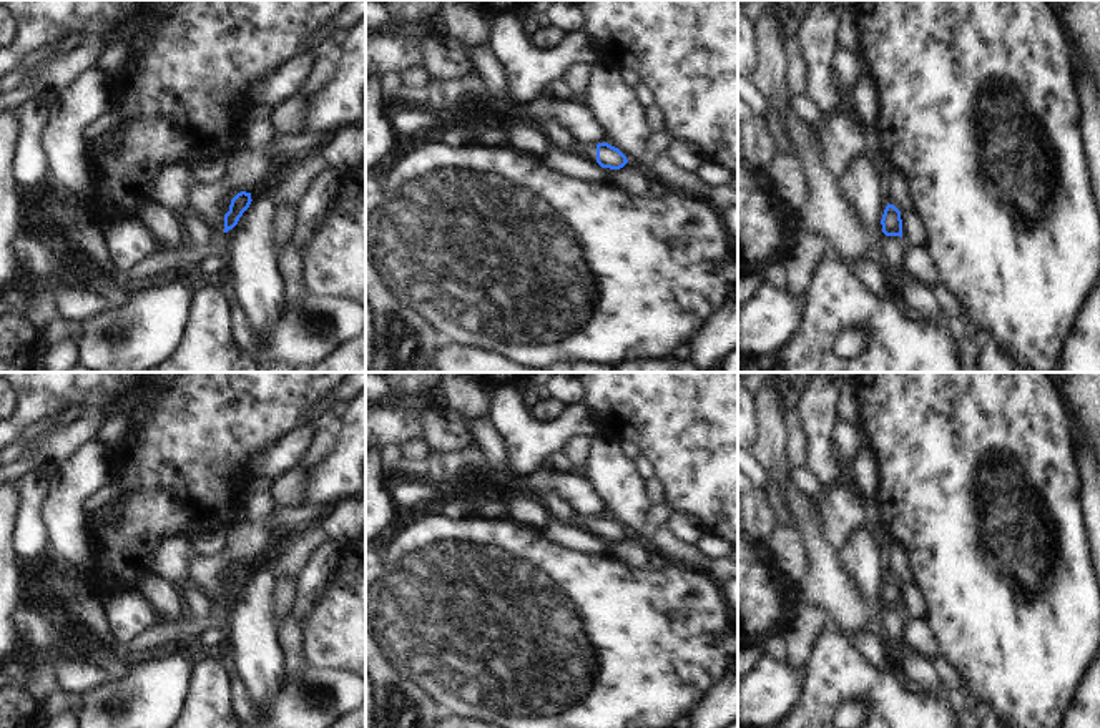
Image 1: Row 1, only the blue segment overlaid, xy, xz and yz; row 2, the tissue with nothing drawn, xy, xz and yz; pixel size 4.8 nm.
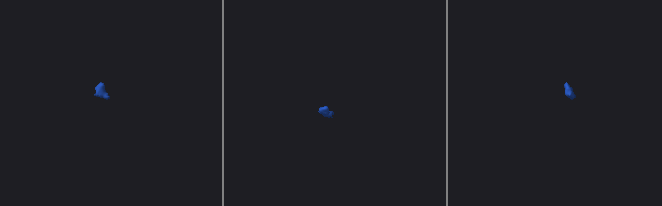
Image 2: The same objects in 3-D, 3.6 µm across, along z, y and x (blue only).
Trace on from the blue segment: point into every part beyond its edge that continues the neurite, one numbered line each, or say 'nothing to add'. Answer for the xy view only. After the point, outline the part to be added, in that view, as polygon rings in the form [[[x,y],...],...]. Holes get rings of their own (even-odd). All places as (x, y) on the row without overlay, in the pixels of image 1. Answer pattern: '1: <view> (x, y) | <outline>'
1: xy (245, 541) | [[[304,504],[296,507],[277,507],[266,520],[239,522],[226,529],[226,540],[221,552],[216,555],[193,555],[188,565],[186,582],[191,582],[208,595],[223,600],[224,588],[219,582],[219,573],[236,560],[251,565],[253,560],[269,544],[273,529],[284,525],[292,532],[302,532],[309,525],[319,524],[324,507]]]

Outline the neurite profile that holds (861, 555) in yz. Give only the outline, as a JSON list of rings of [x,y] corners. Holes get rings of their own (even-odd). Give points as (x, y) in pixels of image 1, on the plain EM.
[[[867,525],[854,530],[841,550],[846,570],[857,583],[861,595],[867,602],[874,618],[881,618],[882,587],[887,572],[881,567],[881,547]]]

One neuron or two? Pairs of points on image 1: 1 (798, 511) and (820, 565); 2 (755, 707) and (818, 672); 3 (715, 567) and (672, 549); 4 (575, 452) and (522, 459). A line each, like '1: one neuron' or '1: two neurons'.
1: one neuron
2: two neurons
3: one neuron
4: two neurons

